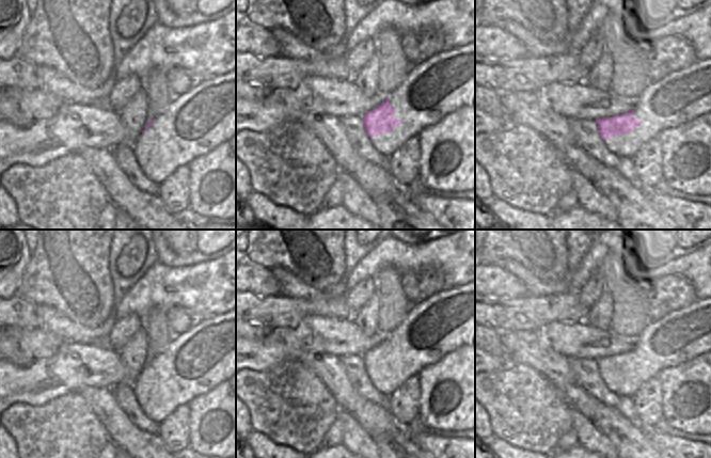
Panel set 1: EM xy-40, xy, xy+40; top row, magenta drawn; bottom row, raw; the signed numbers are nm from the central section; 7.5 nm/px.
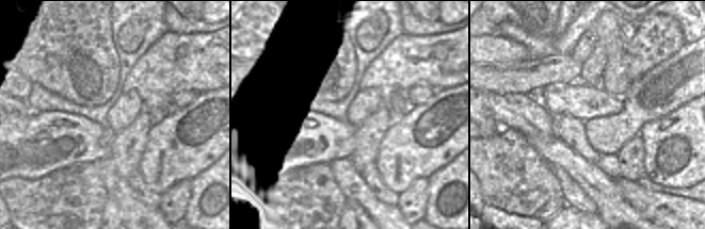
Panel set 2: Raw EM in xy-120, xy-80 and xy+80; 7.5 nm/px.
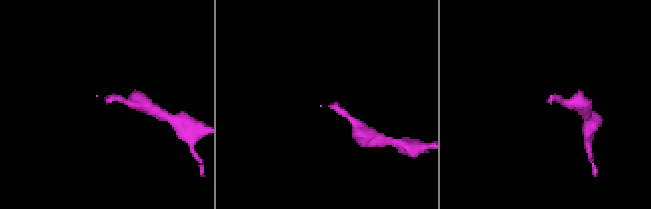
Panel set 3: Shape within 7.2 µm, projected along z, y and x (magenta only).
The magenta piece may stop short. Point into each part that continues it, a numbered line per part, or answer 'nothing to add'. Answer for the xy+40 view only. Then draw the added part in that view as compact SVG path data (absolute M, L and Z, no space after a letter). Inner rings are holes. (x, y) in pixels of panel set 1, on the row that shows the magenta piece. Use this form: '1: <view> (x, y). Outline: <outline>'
1: xy+40 (575, 100). Outline: M554 81L541 90L549 106L569 120L601 120L634 109L637 98L603 92L586 81Z

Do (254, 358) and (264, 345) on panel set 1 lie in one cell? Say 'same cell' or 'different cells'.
same cell

